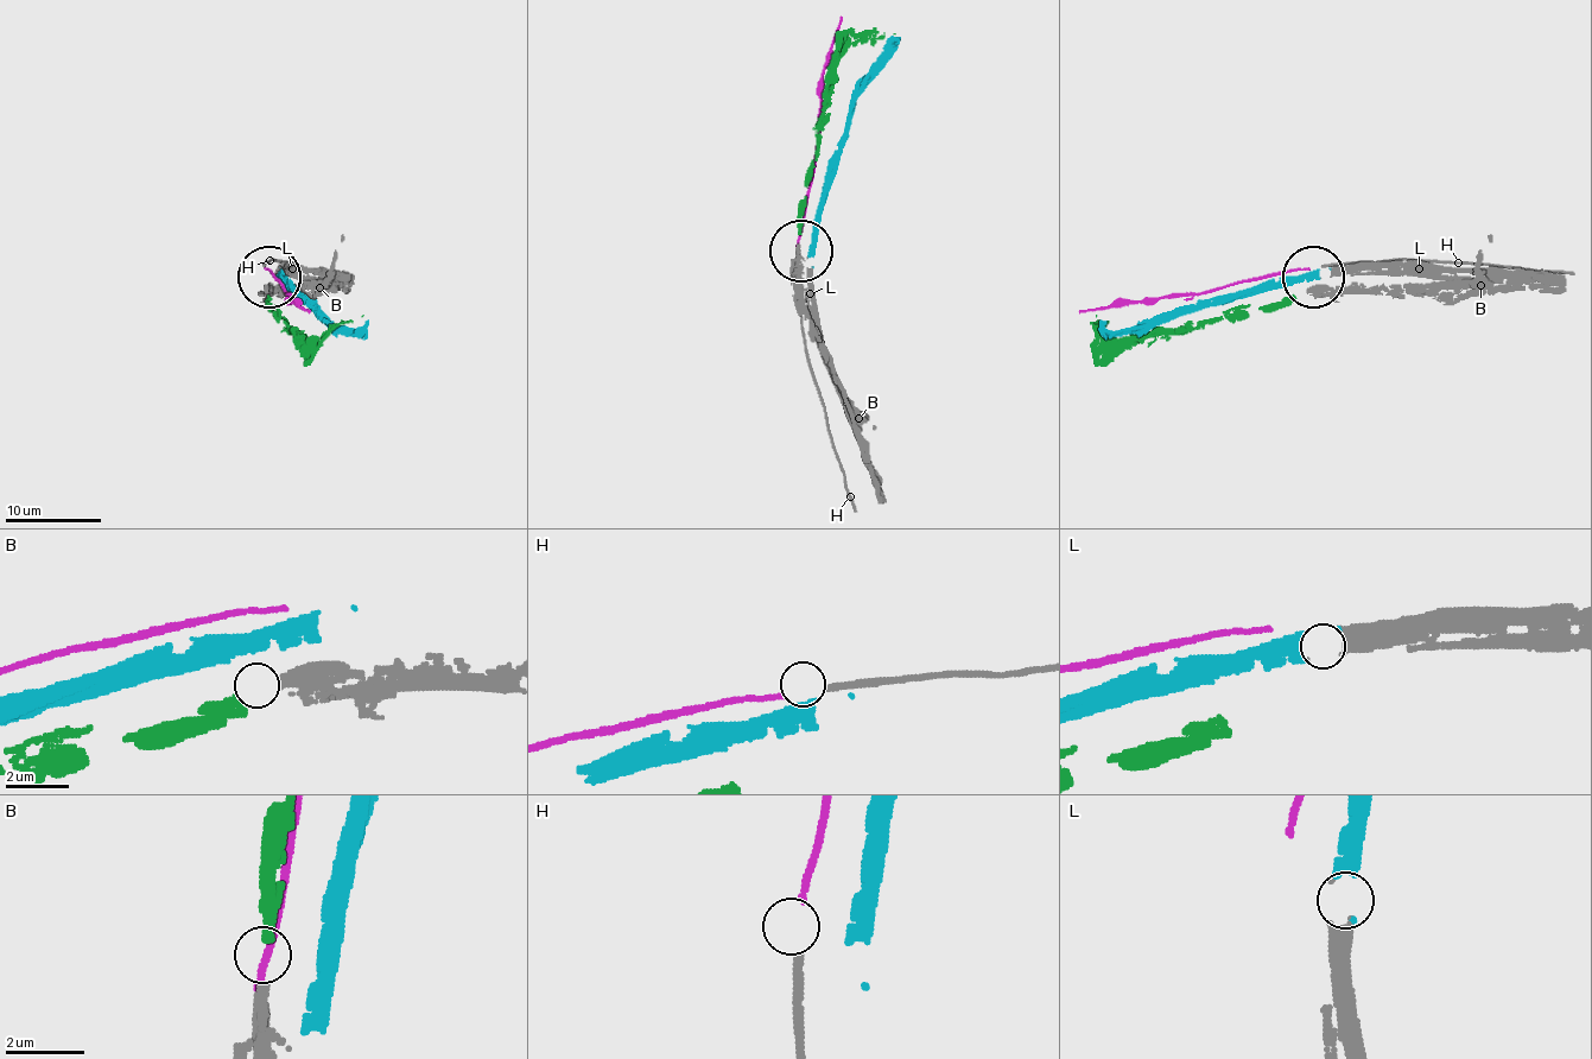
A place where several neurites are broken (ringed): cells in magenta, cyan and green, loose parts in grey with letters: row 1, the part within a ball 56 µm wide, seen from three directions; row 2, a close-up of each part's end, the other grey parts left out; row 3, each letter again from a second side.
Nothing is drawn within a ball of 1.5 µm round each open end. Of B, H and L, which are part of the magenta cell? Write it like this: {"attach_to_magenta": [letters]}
{"attach_to_magenta": ["H"]}

